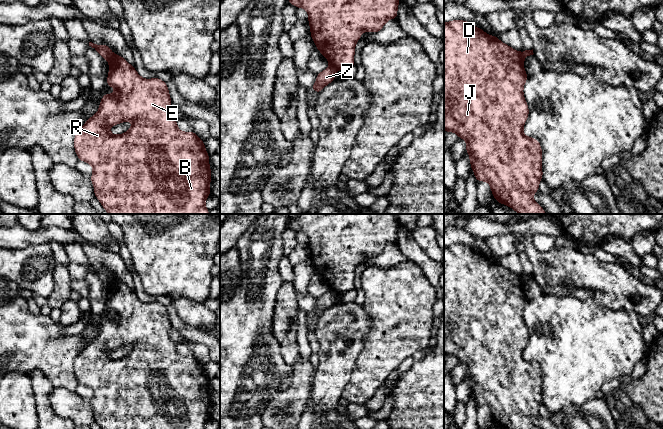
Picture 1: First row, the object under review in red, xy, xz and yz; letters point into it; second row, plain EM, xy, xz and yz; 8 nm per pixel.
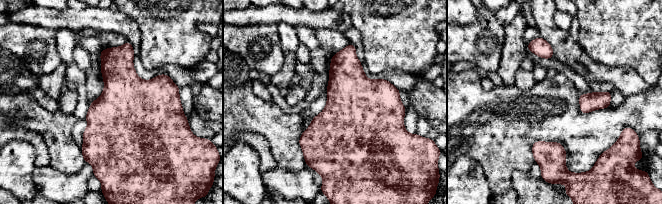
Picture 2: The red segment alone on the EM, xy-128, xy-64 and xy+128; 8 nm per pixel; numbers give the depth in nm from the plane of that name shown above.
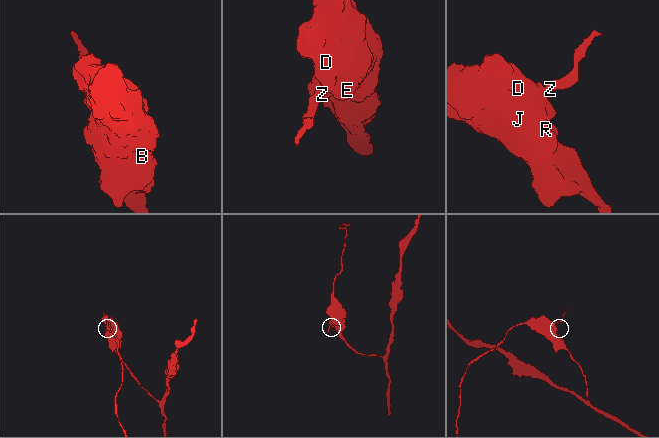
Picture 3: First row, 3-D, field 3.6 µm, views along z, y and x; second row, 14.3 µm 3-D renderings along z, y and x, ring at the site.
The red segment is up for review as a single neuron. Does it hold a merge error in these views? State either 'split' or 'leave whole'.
split

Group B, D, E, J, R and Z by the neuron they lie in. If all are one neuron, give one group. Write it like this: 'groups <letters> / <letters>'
groups B D E J R / Z

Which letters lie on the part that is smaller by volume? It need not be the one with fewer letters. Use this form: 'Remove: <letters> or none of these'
Remove: Z

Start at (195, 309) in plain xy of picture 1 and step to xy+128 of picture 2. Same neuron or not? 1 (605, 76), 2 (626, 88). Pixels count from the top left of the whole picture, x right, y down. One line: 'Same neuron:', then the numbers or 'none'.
Same neuron: 1, 2

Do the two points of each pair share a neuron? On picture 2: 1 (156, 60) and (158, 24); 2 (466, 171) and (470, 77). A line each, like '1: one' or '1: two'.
1: one
2: two

